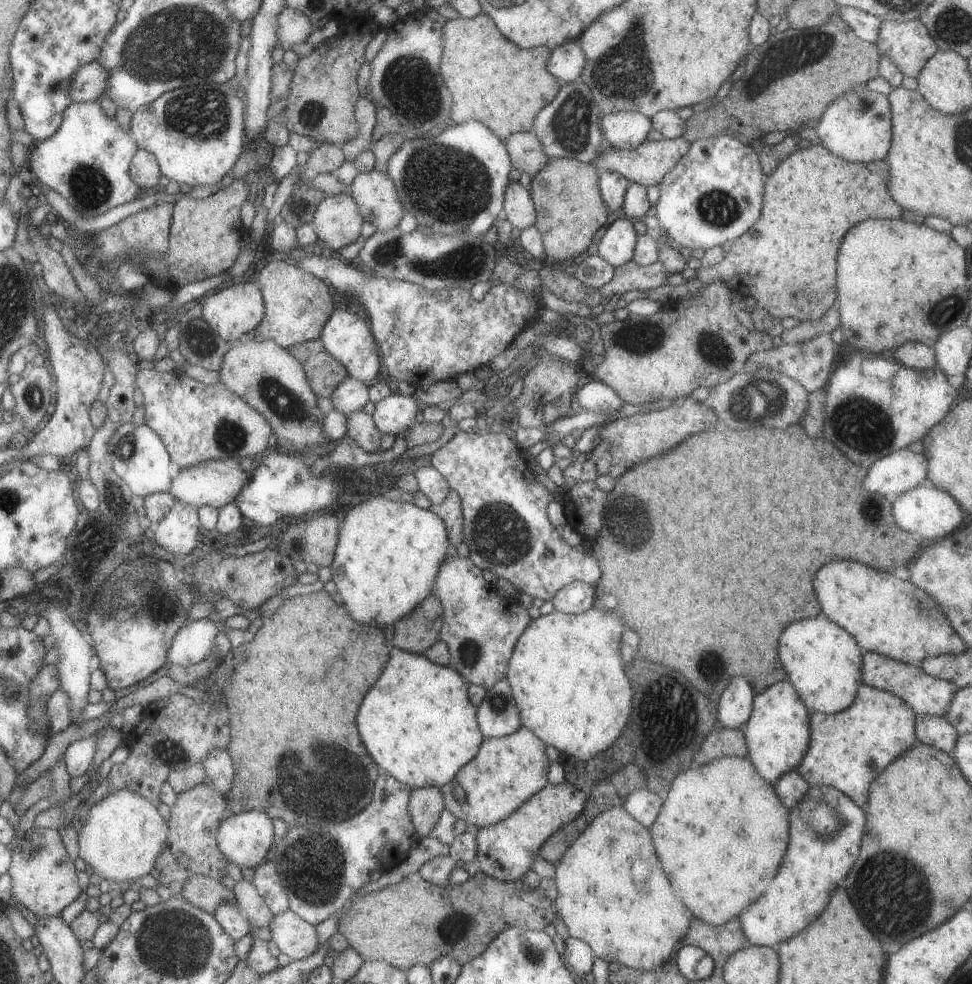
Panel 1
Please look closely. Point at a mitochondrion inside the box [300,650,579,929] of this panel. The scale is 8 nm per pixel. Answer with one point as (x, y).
(498, 703)

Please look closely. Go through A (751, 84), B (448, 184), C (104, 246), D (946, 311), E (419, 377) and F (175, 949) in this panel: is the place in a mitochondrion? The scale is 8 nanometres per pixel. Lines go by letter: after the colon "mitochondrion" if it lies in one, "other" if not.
A: other
B: mitochondrion
C: other
D: mitochondrion
E: other
F: mitochondrion

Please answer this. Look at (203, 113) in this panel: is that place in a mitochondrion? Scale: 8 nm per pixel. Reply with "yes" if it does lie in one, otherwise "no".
yes

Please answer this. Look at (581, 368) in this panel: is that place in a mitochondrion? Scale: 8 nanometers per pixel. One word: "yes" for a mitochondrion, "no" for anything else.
no

